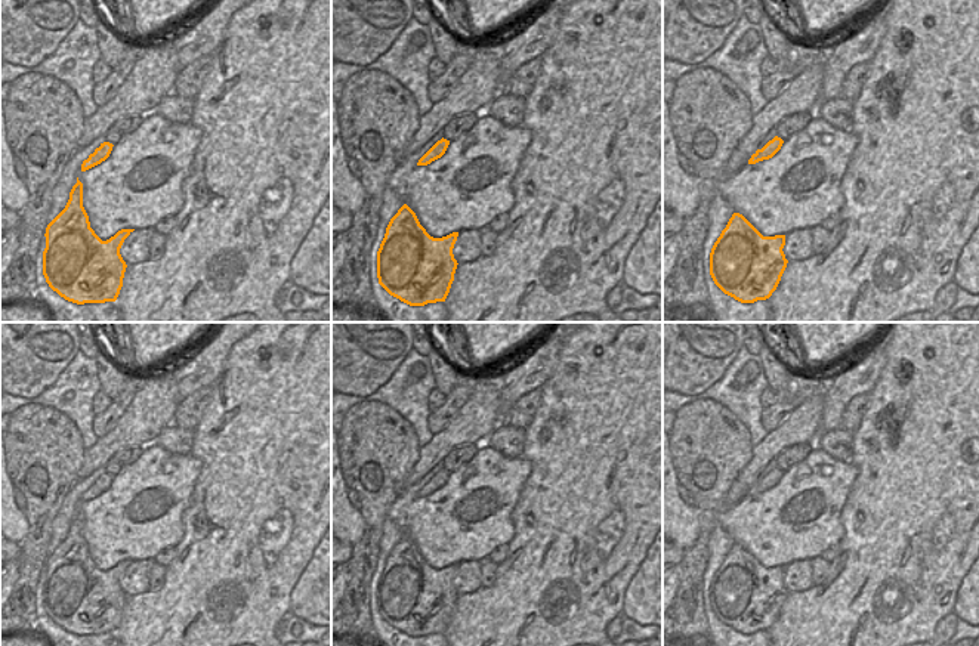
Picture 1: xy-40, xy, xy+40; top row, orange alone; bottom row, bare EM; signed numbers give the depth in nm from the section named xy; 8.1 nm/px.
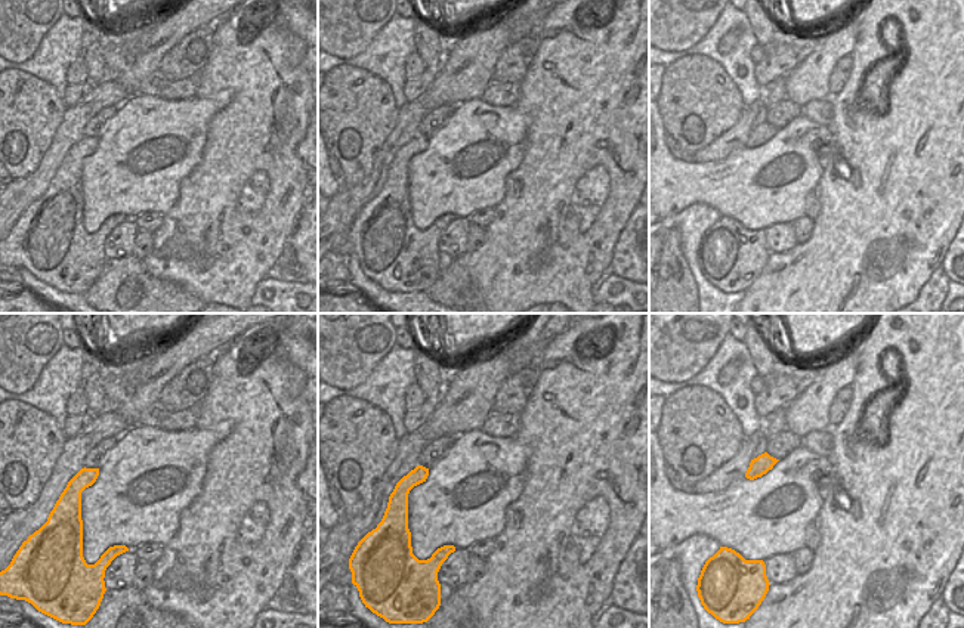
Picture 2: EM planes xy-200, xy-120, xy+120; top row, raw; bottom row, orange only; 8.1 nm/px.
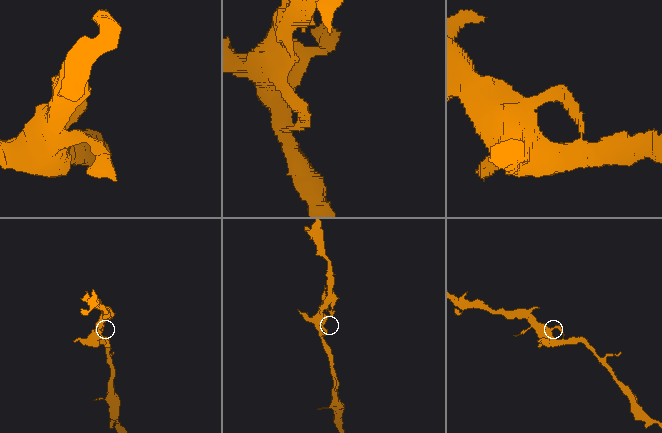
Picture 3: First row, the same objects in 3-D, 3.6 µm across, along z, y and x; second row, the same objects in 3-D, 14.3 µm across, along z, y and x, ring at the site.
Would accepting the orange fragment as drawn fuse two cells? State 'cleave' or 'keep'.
keep

